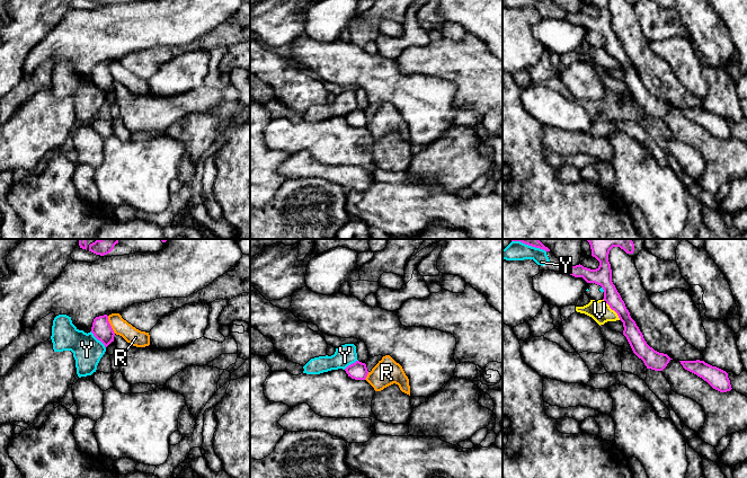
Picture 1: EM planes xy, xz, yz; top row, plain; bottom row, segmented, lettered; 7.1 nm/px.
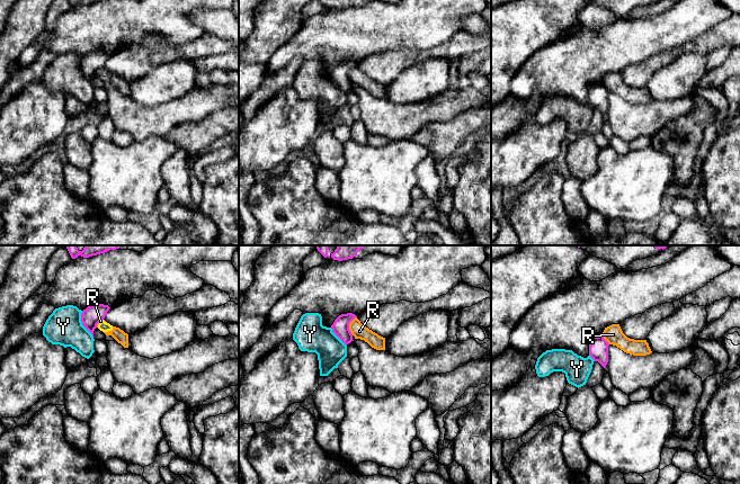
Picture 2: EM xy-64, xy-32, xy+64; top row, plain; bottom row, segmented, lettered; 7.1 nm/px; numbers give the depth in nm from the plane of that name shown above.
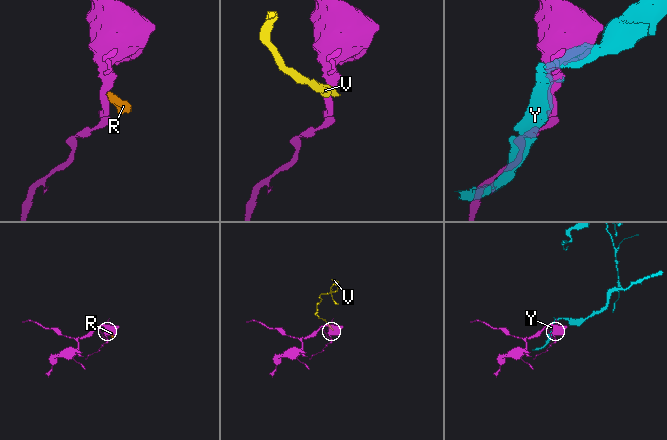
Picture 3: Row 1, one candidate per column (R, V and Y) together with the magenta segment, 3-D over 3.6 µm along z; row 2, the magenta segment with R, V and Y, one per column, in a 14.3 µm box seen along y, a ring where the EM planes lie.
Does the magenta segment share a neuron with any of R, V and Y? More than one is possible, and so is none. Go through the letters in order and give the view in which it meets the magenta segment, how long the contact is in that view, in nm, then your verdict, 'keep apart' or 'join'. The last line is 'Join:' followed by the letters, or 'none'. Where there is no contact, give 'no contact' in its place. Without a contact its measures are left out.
R: xy | 140 nm | keep apart
V: yz | 200 nm | keep apart
Y: xy | 160 nm | keep apart
Join: none

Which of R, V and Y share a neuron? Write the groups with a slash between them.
R V / Y

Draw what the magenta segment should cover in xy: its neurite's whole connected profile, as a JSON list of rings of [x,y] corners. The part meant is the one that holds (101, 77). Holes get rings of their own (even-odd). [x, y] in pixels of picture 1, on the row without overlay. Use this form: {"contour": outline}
{"contour": [[[107,62],[99,63],[94,67],[91,80],[105,92],[105,95],[114,89],[115,80],[108,69]]]}

